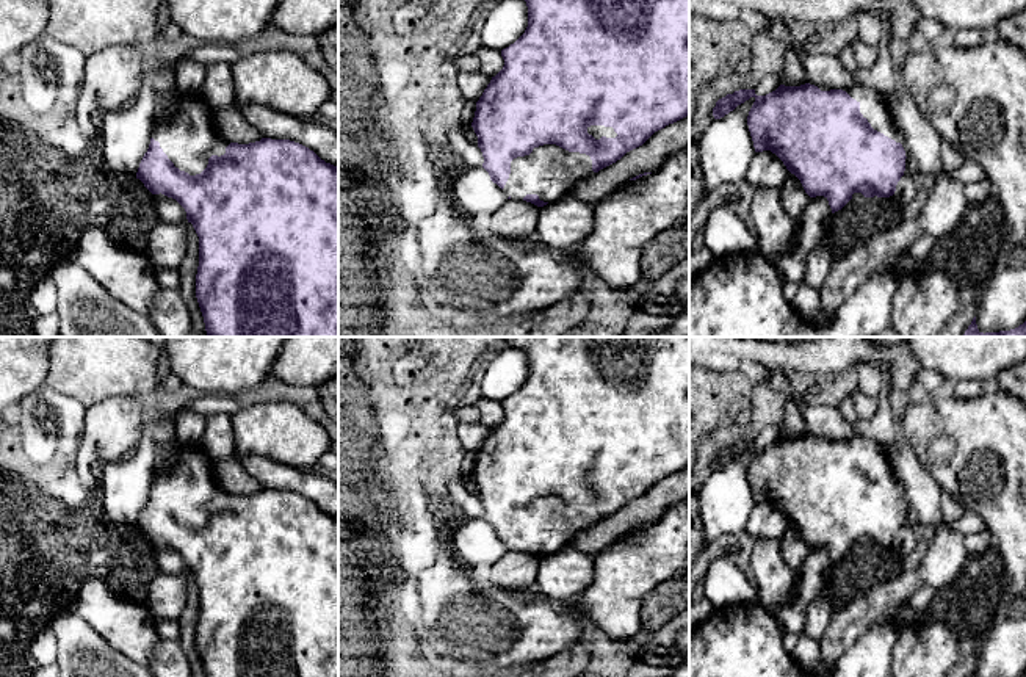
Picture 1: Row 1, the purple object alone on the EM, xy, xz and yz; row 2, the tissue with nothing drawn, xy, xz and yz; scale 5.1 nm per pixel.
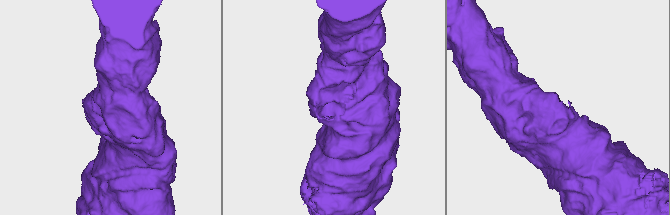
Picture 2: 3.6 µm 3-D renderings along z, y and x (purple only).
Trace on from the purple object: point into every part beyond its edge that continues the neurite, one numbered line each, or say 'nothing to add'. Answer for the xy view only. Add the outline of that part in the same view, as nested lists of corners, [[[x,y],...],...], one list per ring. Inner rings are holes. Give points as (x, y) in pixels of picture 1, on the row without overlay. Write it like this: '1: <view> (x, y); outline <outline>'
1: xy (188, 488); outline [[[182,443],[179,458],[163,473],[154,475],[152,489],[160,494],[160,498],[180,522],[190,527],[201,525],[211,506],[224,506],[230,492],[224,491],[215,476],[215,462],[202,448],[202,445]]]

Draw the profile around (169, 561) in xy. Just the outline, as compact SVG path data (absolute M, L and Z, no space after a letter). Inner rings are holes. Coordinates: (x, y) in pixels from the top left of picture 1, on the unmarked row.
M154 545L157 552L157 563L161 574L168 575L179 575L186 574L186 563L185 559L172 548L164 545Z

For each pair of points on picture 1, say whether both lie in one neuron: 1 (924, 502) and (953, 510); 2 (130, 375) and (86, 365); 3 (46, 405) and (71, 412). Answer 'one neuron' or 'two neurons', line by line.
1: two neurons
2: one neuron
3: one neuron

